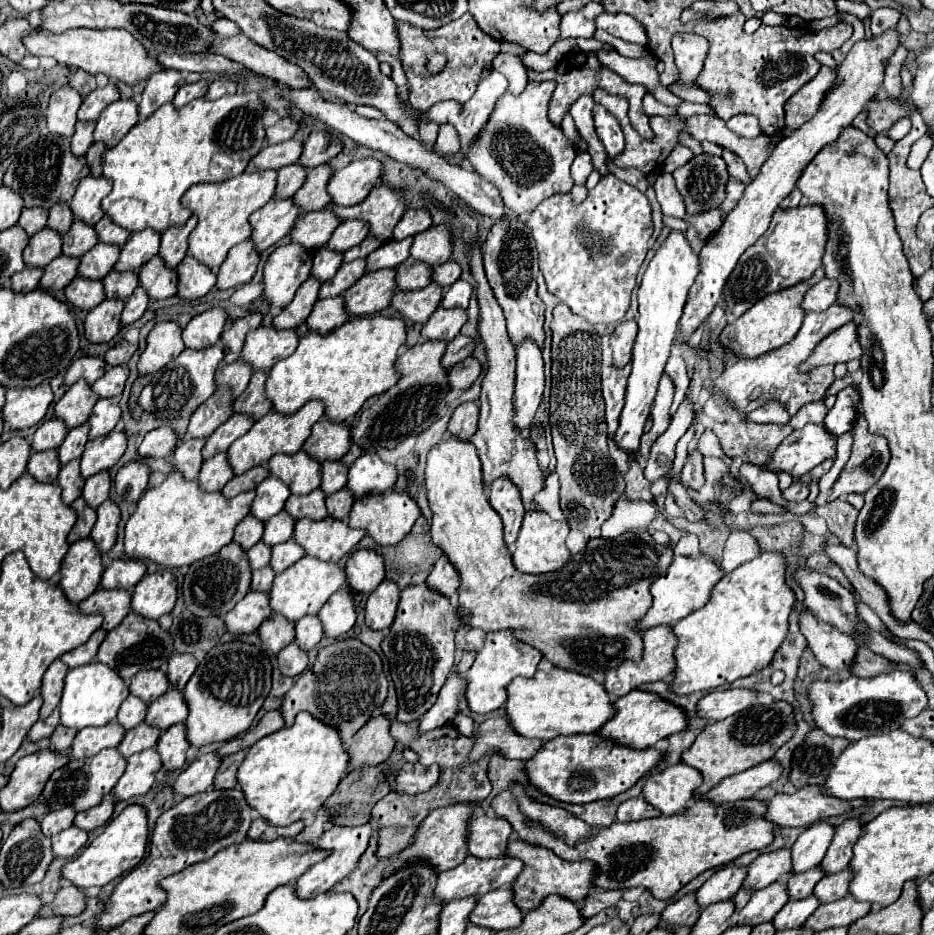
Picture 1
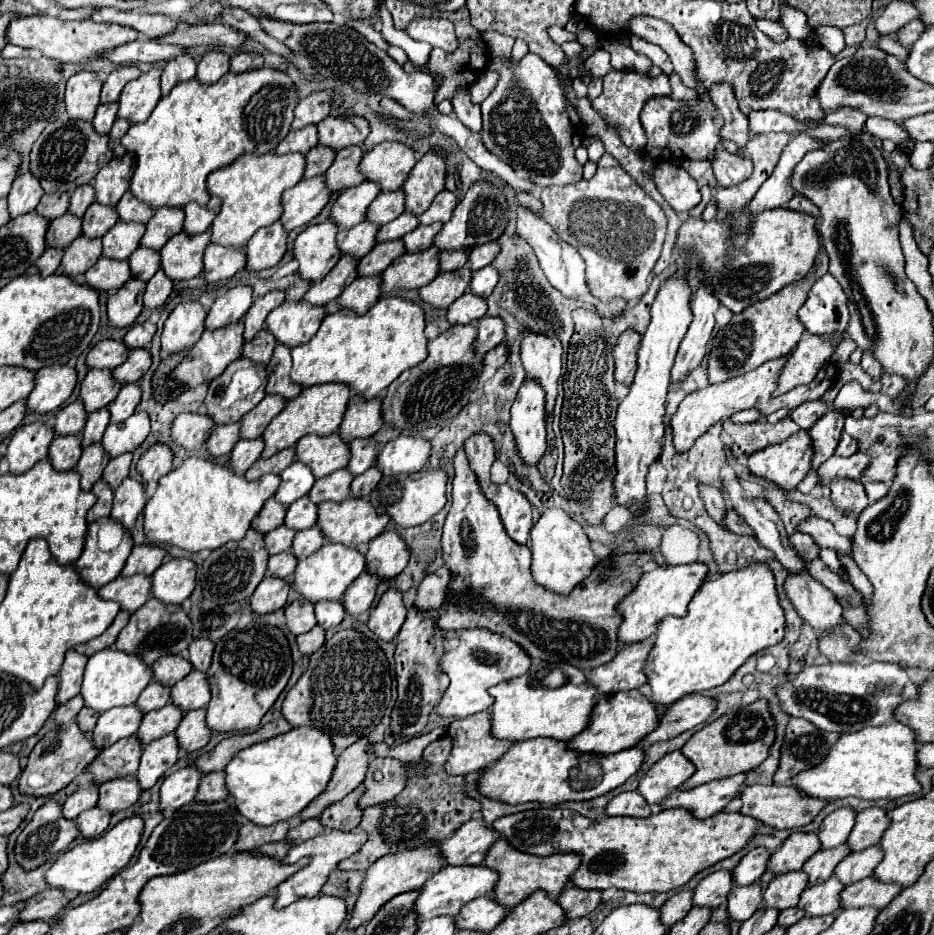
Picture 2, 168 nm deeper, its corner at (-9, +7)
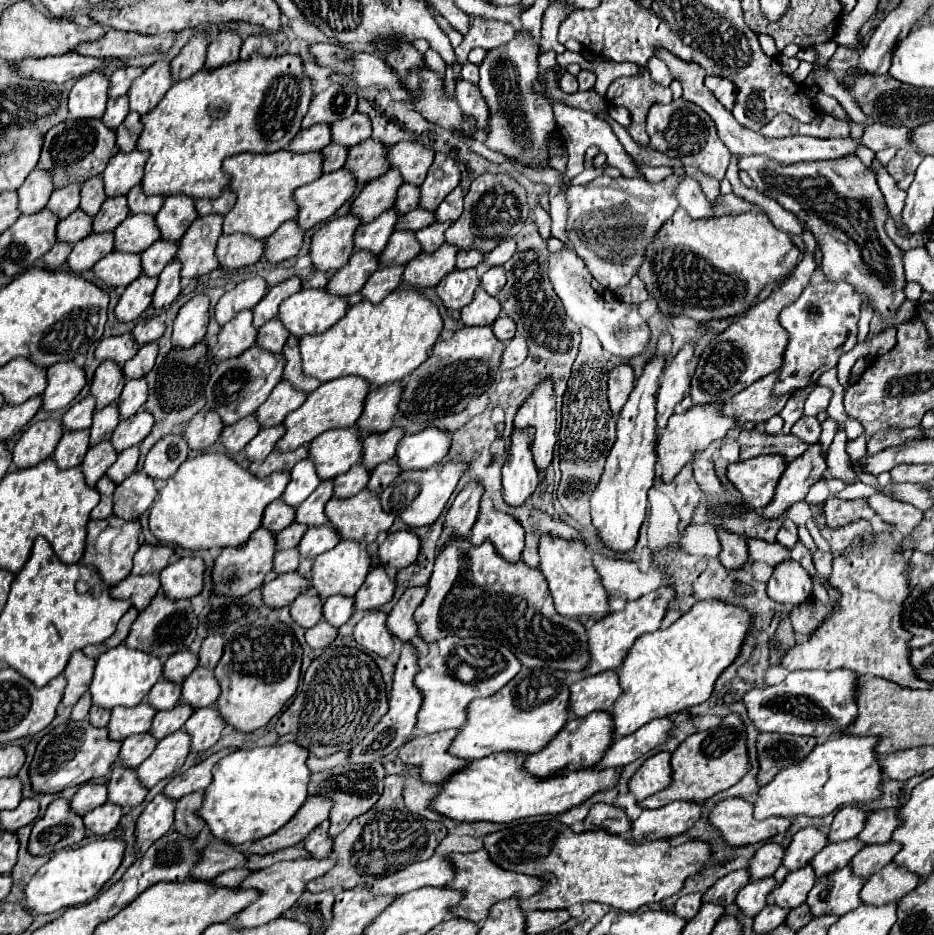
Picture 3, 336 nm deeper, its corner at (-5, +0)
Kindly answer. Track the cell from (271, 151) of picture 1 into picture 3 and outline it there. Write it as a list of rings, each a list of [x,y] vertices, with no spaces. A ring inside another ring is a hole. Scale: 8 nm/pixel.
[[[314,124],[312,128],[306,128],[306,130],[300,130],[288,150],[292,152],[320,152],[326,144],[330,144],[330,132],[328,132],[328,124]]]

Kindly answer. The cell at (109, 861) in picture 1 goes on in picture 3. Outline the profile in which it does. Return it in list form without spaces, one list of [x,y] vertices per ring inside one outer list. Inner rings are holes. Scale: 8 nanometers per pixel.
[[[122,838],[94,840],[86,846],[60,850],[28,882],[26,906],[38,914],[50,914],[60,908],[70,908],[70,906],[80,906],[84,902],[90,902],[118,870],[124,858],[124,850],[126,850],[126,842]]]

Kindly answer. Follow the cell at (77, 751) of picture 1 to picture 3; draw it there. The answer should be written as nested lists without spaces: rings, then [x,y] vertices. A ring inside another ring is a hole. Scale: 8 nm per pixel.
[[[138,704],[132,708],[112,708],[112,716],[108,722],[108,738],[122,742],[132,734],[142,734],[150,730],[152,716],[156,710],[150,704]]]

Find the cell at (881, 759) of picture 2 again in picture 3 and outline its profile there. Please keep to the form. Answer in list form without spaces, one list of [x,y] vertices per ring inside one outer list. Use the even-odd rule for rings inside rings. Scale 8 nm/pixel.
[[[838,736],[828,738],[818,744],[810,756],[806,756],[800,764],[792,764],[792,768],[780,770],[770,784],[766,784],[756,802],[754,816],[756,820],[764,820],[768,816],[786,816],[796,818],[800,814],[806,816],[826,816],[840,806],[846,804],[868,804],[882,796],[882,778],[884,772],[878,762],[876,742],[880,736]]]

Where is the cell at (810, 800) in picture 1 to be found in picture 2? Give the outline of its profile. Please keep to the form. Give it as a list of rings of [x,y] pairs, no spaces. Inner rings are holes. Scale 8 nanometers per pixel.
[[[752,785],[752,787],[744,787],[744,791],[740,793],[740,799],[742,799],[740,813],[750,815],[756,821],[760,821],[764,825],[770,825],[774,829],[798,829],[798,827],[804,827],[826,805],[826,801],[804,797],[802,793],[796,791],[796,787],[776,787],[776,785]]]

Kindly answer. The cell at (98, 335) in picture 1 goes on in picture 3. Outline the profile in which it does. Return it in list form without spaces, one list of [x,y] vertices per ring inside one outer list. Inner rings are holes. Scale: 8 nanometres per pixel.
[[[140,276],[138,280],[134,280],[126,290],[124,294],[120,296],[116,308],[114,308],[114,316],[120,320],[120,322],[132,322],[136,320],[146,308],[148,304],[152,302],[152,292],[156,288],[156,278],[150,278],[150,276]]]

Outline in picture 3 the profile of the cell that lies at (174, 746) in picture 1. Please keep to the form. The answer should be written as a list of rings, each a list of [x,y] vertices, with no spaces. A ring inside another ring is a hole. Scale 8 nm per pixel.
[[[214,706],[194,710],[194,714],[184,724],[184,730],[190,736],[190,752],[204,752],[216,744],[224,726],[226,724],[220,720],[220,714]]]

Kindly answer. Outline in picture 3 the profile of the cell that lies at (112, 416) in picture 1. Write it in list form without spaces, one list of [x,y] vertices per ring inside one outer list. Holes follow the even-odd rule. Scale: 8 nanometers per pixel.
[[[144,378],[128,380],[118,402],[116,402],[118,412],[120,412],[120,420],[128,420],[130,416],[134,416],[142,408],[142,404],[146,402],[146,396],[148,396],[148,386],[146,386]]]

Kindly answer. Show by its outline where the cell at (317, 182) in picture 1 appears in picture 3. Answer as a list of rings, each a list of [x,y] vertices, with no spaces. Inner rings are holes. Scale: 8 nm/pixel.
[[[368,138],[348,150],[344,168],[356,178],[358,184],[368,184],[388,172],[388,162],[384,160],[384,144],[380,140]]]

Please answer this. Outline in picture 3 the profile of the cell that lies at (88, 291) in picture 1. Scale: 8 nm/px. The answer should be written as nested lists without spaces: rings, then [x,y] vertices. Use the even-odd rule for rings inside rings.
[[[110,252],[108,256],[104,256],[94,264],[94,274],[106,286],[126,288],[140,276],[140,256]]]

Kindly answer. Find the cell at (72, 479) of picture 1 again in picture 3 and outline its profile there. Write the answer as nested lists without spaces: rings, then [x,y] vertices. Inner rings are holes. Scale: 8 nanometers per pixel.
[[[100,442],[98,446],[90,448],[80,464],[82,474],[86,478],[86,484],[90,488],[94,488],[94,484],[106,474],[106,470],[114,464],[114,460],[118,458],[116,450],[112,448],[110,442]]]

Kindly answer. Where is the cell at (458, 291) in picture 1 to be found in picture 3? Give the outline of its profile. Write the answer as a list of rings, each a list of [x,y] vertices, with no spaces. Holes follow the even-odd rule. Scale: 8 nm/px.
[[[490,268],[482,274],[480,278],[480,288],[484,288],[490,296],[498,296],[498,292],[502,290],[502,286],[506,284],[504,280],[504,268]]]

